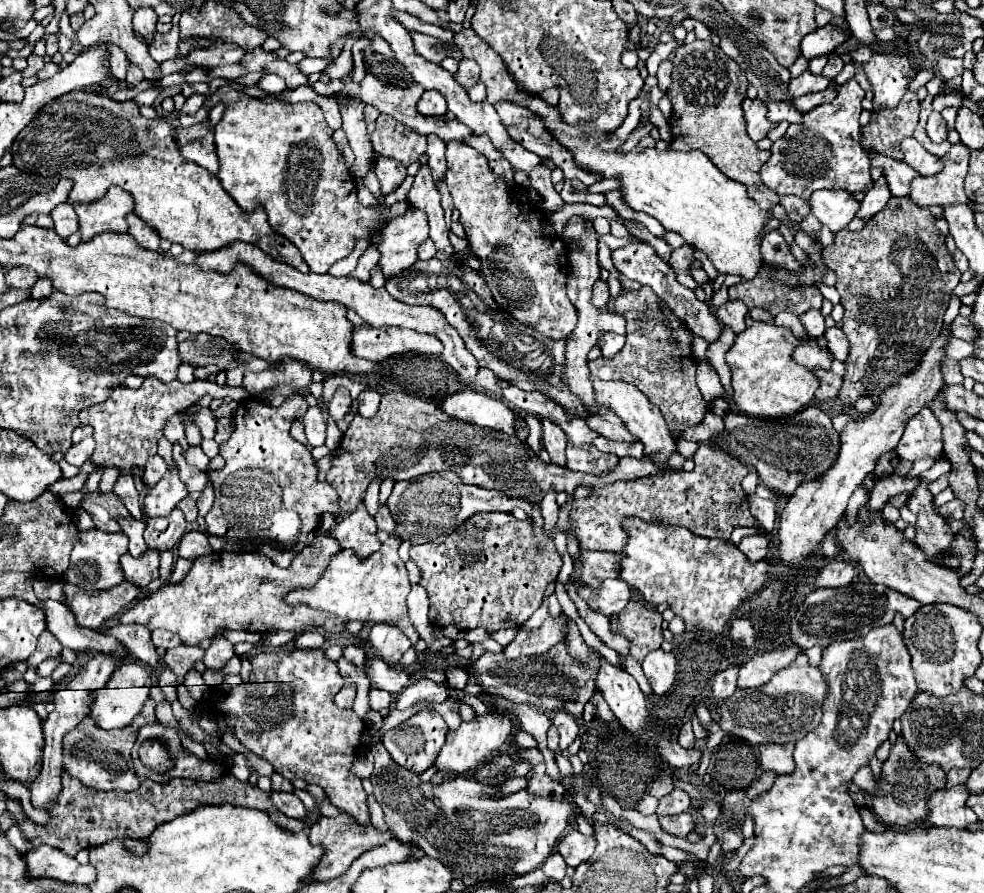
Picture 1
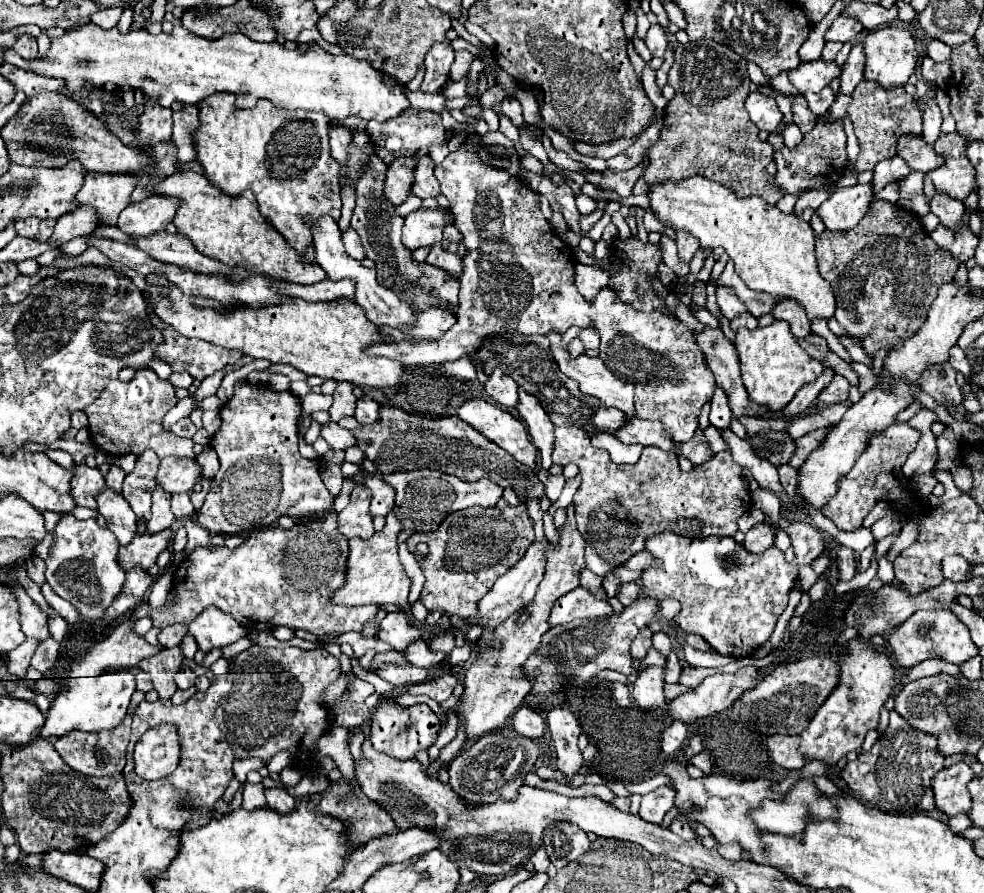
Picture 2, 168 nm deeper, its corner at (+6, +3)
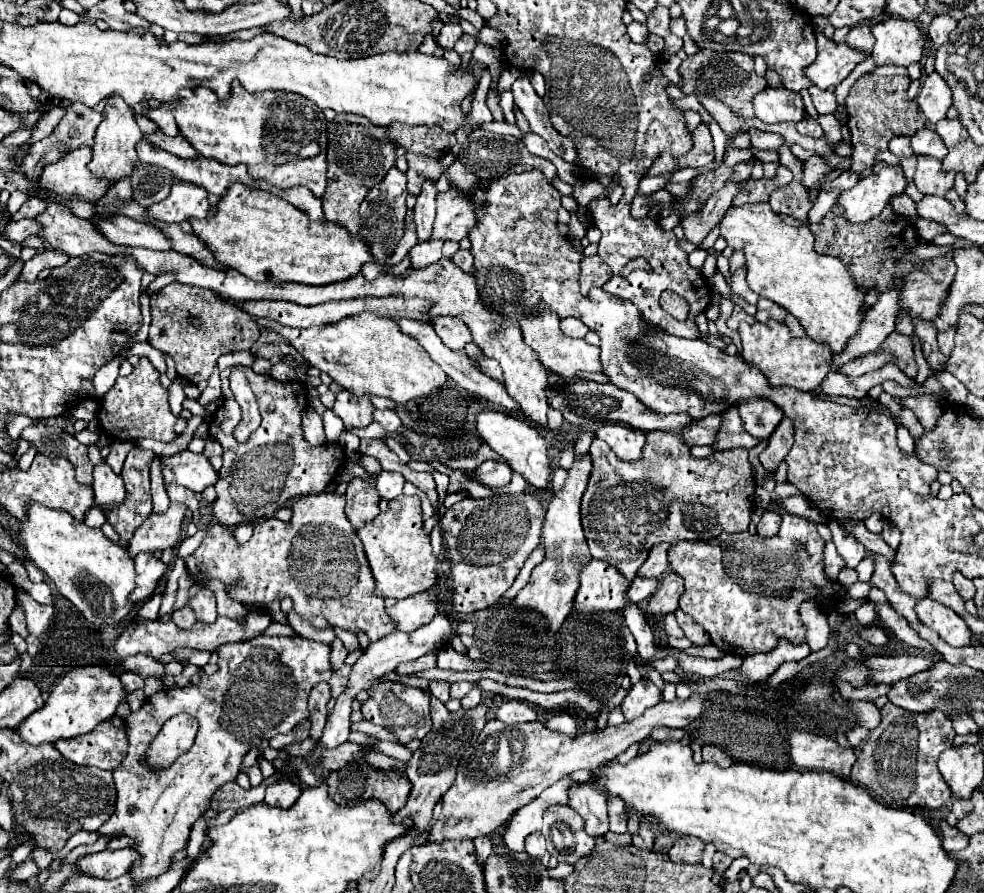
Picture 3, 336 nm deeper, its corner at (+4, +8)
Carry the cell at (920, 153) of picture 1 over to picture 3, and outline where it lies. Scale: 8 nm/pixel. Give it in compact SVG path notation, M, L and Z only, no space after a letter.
M928 127L916 131L916 135L912 135L910 139L910 147L916 155L928 155L928 157L936 157L936 159L944 159L946 155L946 147L944 141L940 139L940 135Z

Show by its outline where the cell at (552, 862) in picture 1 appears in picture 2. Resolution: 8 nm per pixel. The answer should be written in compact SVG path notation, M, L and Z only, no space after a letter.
M540 846L540 848L538 848L538 852L534 852L534 854L530 856L530 862L534 864L534 868L536 868L538 872L546 872L546 868L548 868L550 860L548 860L548 854L546 854L544 846Z

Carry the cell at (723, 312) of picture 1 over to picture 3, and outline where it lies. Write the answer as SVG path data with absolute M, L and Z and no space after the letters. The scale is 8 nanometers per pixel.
M740 267L740 269L738 269L734 275L732 275L730 289L732 289L732 293L736 293L738 297L742 297L744 301L748 301L748 303L756 305L758 295L750 291L750 287L748 287L748 283L746 283L746 269L744 269L744 267Z

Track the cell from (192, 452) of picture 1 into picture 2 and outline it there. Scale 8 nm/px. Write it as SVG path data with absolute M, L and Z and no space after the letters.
M140 368L136 370L134 378L130 382L112 380L102 394L96 398L94 404L86 406L84 412L90 420L90 438L92 442L108 456L122 456L122 454L136 454L140 456L144 450L152 448L160 458L166 456L182 456L182 458L194 458L192 440L178 438L164 430L162 418L164 414L176 406L178 398L174 396L174 386L168 380L162 380L156 376L152 368Z

